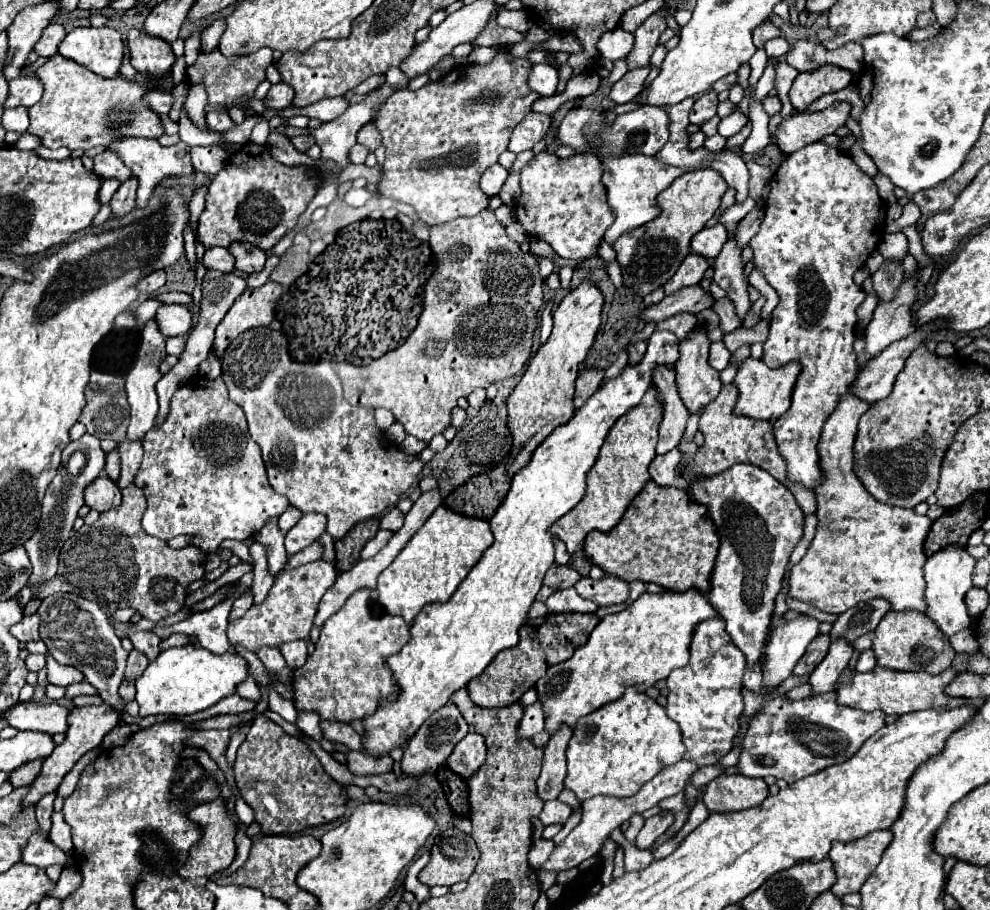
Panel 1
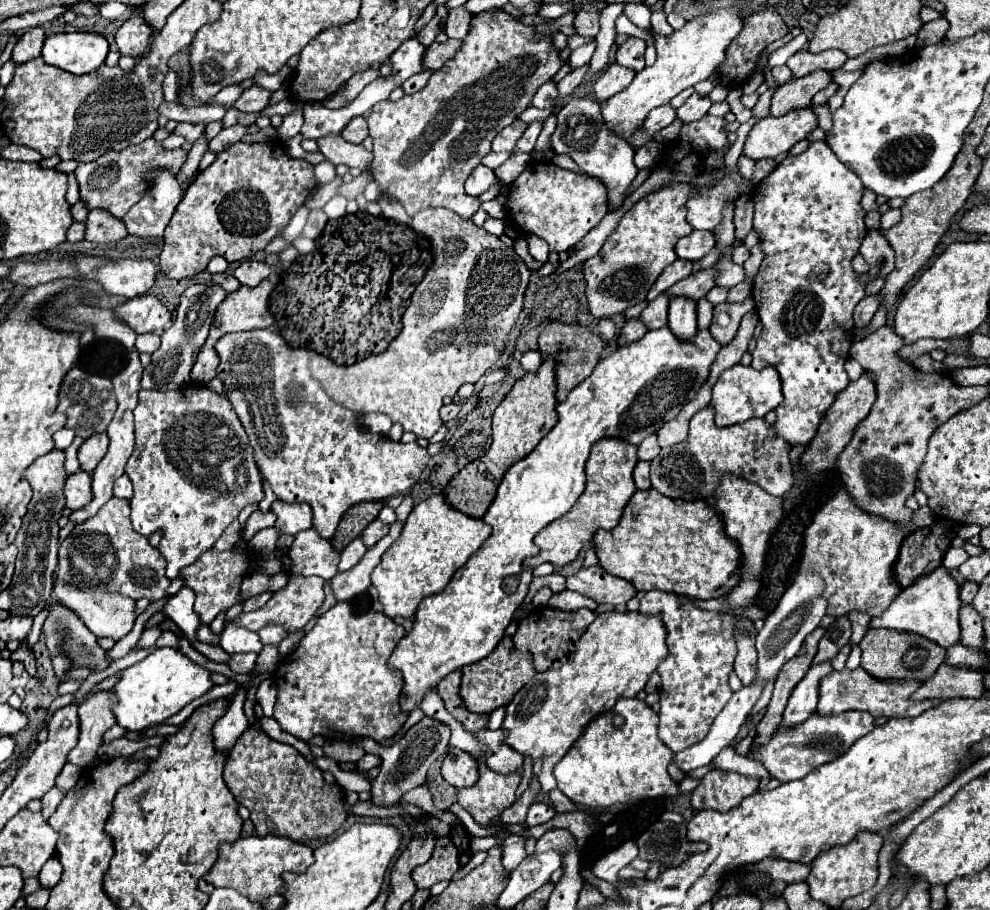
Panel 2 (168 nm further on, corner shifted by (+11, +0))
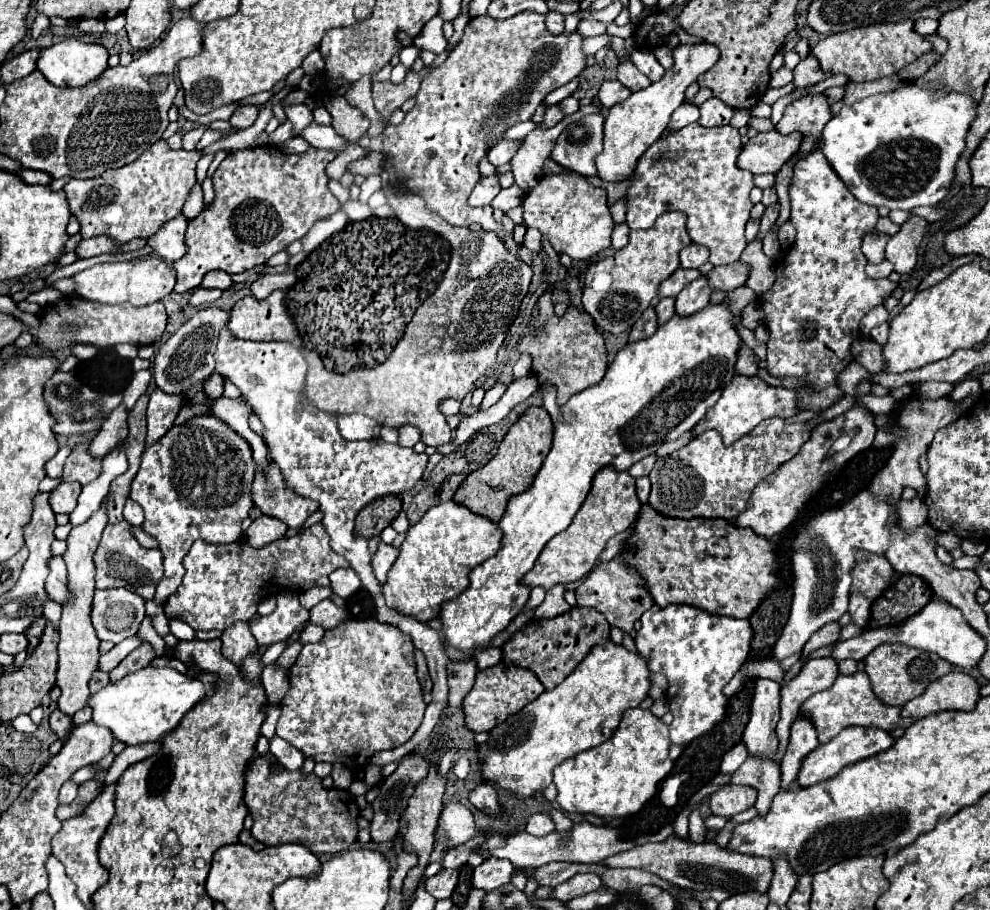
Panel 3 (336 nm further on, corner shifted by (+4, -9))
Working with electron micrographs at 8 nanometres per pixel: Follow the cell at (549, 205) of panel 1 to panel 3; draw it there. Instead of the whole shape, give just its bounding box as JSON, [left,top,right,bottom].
[522,171,614,261]

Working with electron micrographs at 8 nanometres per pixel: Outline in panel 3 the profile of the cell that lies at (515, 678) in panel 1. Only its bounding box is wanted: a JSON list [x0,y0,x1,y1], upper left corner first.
[462,663,544,733]

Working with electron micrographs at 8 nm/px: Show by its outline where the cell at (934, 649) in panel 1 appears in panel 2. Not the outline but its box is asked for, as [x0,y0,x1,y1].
[859,628,945,682]

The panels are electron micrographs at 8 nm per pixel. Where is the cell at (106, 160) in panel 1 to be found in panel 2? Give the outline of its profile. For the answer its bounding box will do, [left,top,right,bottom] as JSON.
[75,138,187,218]

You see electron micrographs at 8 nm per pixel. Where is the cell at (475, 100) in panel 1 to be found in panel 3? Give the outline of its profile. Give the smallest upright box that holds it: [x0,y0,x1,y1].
[384,11,586,255]

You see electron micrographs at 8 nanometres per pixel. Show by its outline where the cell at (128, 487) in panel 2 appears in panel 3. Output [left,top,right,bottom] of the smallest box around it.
[124,499,144,525]

